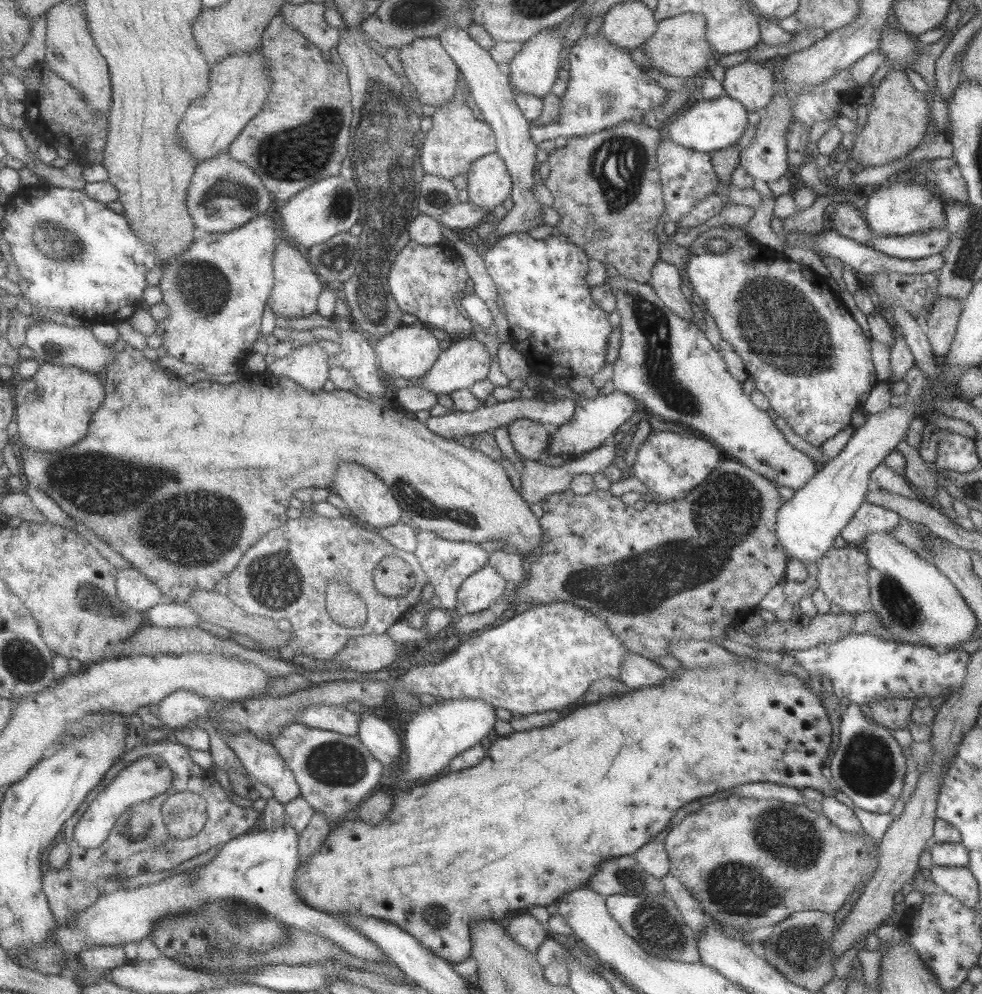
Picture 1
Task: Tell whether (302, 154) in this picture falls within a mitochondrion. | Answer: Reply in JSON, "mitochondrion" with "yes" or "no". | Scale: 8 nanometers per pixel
{"mitochondrion":"yes"}

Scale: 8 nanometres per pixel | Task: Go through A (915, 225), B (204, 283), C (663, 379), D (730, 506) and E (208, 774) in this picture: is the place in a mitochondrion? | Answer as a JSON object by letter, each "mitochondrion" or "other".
{"A":"other","B":"mitochondrion","C":"mitochondrion","D":"mitochondrion","E":"other"}

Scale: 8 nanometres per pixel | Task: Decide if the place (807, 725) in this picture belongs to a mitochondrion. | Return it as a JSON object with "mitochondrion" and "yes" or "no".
{"mitochondrion":"no"}

